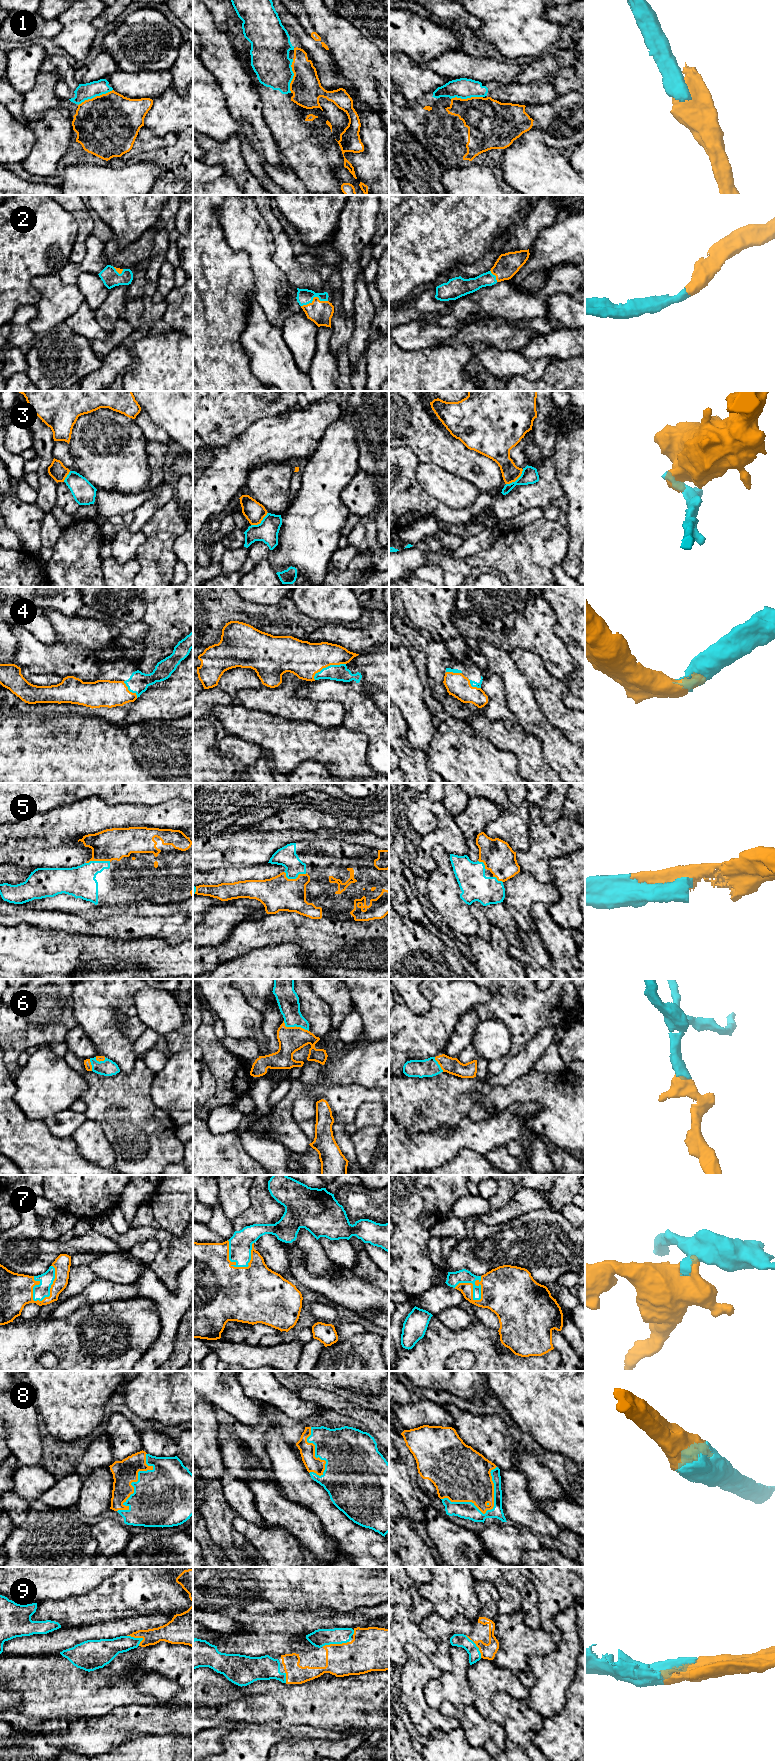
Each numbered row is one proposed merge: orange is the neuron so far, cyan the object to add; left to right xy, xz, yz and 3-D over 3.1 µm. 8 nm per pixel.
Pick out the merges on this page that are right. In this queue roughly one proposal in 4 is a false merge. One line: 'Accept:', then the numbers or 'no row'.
Accept: 2, 4, 5, 6, 7, 8, 9

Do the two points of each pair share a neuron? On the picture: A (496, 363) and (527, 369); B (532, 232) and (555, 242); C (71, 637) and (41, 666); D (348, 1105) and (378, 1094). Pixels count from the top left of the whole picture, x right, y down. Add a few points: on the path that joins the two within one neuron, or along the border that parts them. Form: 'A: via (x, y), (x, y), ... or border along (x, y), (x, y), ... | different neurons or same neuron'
A: via (504, 363), (519, 365) | same neuron
B: border along (556, 220), (549, 226), (544, 227), (528, 248) | different neurons
C: via (64, 644), (48, 659) | same neuron
D: via (355, 1098), (358, 1095), (371, 1095) | same neuron

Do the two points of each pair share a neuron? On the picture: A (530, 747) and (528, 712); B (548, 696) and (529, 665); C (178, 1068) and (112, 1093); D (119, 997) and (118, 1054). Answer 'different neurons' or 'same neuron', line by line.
A: different neurons
B: same neuron
C: different neurons
D: same neuron

